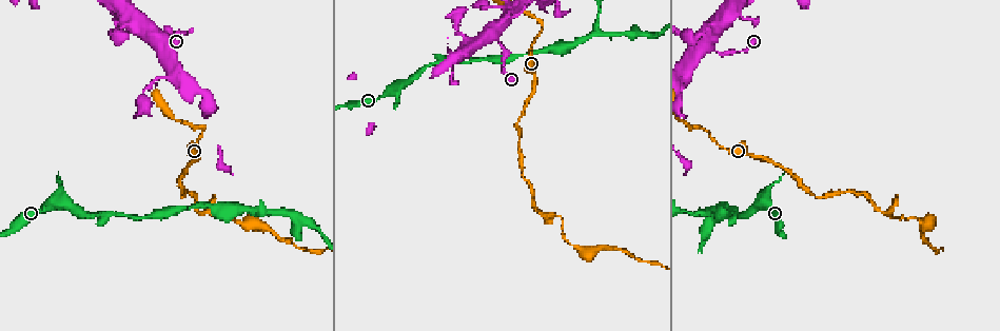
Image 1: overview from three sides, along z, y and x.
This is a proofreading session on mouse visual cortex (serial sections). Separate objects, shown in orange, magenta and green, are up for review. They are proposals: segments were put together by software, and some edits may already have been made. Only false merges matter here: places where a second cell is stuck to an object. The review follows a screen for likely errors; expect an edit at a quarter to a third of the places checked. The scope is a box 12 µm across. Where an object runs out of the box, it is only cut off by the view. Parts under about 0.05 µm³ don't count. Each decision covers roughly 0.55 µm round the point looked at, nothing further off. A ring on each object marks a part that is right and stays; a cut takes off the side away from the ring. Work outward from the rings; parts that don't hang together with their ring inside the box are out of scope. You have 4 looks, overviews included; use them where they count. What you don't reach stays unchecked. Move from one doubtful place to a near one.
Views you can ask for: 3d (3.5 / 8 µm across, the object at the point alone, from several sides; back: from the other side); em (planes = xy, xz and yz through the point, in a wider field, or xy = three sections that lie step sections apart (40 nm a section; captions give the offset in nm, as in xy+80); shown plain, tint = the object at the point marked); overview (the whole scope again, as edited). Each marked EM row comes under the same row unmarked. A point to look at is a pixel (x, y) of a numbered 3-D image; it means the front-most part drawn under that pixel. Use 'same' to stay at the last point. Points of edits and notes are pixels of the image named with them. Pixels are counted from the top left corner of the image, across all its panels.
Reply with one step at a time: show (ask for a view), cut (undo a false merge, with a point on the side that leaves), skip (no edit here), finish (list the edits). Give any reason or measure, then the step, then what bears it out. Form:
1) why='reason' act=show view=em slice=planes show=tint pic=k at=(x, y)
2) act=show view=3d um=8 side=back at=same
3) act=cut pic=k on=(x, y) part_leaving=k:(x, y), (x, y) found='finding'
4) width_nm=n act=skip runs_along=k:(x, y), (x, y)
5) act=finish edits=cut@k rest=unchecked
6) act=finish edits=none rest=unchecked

why='sudden change in width' act=show view=3d um=8 pic=1 at=(497, 28)

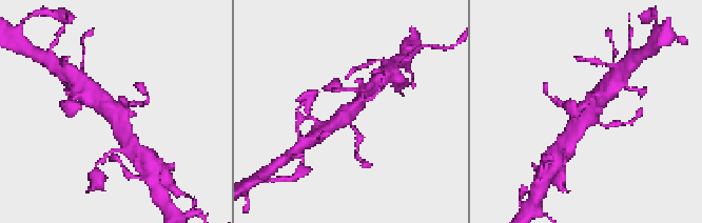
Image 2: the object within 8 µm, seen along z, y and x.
why='need the tissue' act=show view=em slice=planes show=tint pic=2 at=(113, 121)

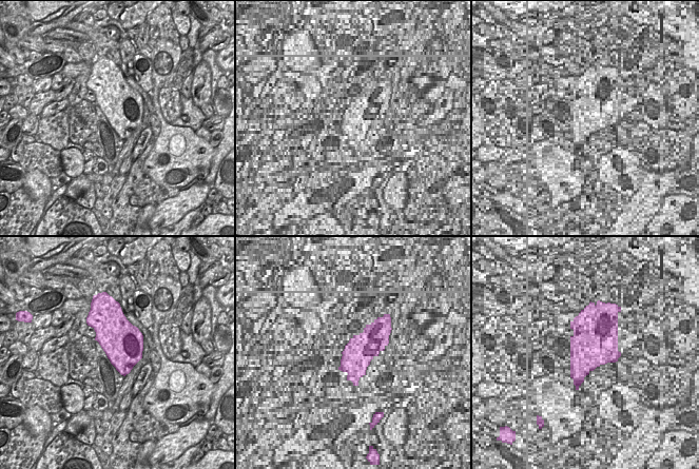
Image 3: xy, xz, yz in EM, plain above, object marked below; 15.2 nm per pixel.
act=skip runs_along=2:(612, 124), (586, 120), (571, 142) found='one cell here'

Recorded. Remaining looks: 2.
act=show view=3d um=3.5 pic=1 at=(884, 214)

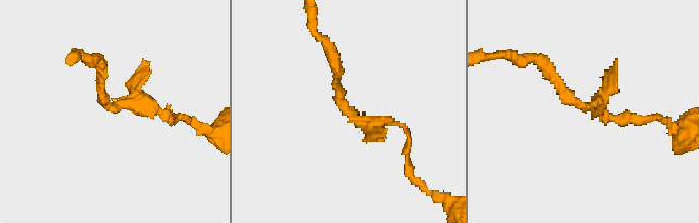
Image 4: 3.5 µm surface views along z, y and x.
act=show view=em slice=xy step=2 show=tint pic=4 at=(343, 110)

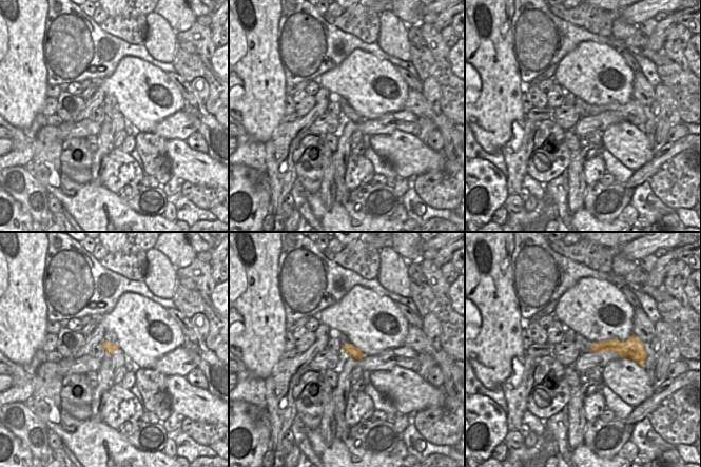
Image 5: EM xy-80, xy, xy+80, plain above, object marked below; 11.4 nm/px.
width_nm=130 act=skip runs_along=4:(332, 60), (343, 108), (404, 129) found='all the same cell'

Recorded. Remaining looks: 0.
act=finish edits=none rest=unchecked

